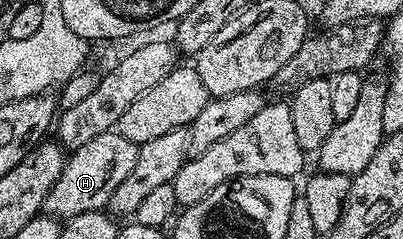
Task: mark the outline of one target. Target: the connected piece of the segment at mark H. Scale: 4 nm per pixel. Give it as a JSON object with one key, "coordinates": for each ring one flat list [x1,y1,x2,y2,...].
{"coordinates":[[116,130,99,134,99,138,91,138,83,146,72,149,68,153,63,174,45,199,44,211,50,216,68,218,75,214,100,212,108,205,111,194,115,194,119,182,135,170,138,145,131,143]]}

